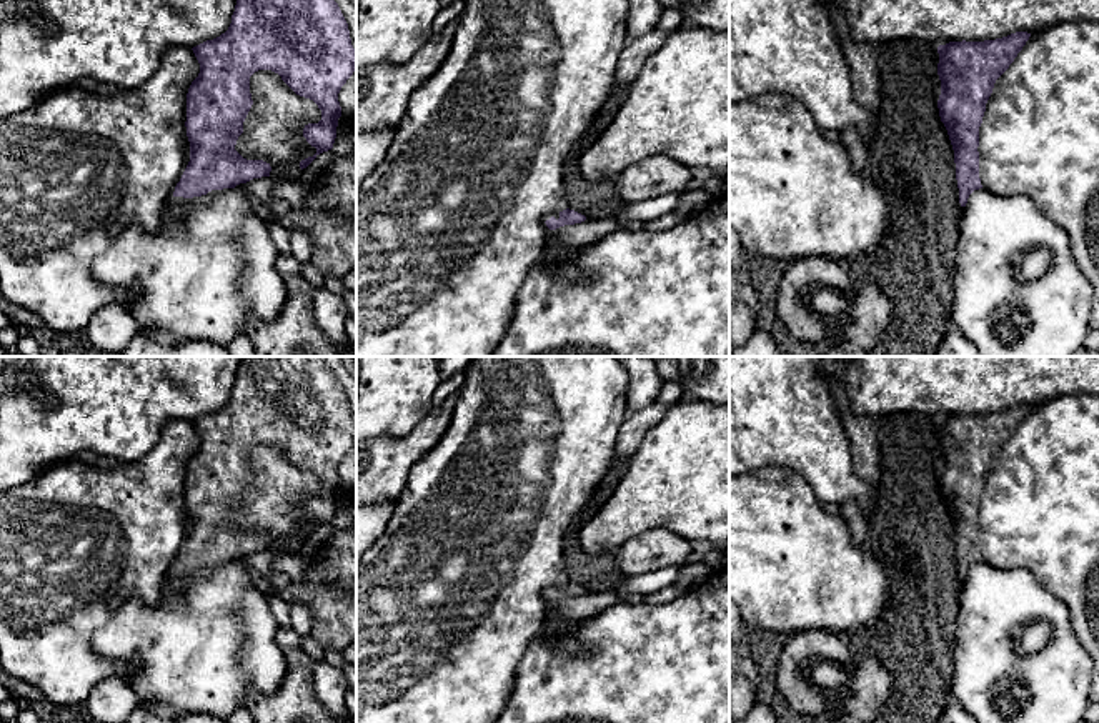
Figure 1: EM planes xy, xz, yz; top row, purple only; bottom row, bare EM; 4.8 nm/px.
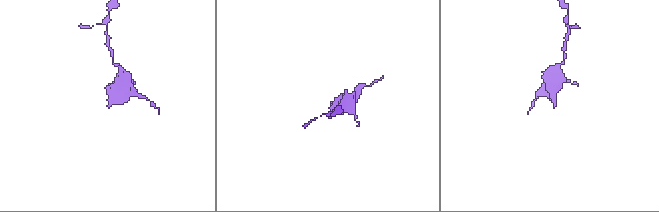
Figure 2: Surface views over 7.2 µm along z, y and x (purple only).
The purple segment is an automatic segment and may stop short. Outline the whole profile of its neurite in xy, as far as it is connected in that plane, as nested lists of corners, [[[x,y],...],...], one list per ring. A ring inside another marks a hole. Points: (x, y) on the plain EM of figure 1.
[[[243,357],[228,403],[191,423],[200,436],[200,446],[186,466],[190,535],[163,586],[167,598],[173,596],[172,581],[182,580],[186,571],[270,550],[270,536],[246,533],[235,523],[253,478],[250,450],[255,445],[278,446],[296,468],[313,473],[321,483],[321,493],[303,501],[303,510],[316,521],[313,530],[300,535],[303,543],[320,526],[333,521],[341,490],[338,466],[356,441],[348,396],[323,357]]]

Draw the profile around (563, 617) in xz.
[[[584,593],[550,603],[538,635],[546,636],[566,653],[579,653],[584,646],[573,638],[573,630],[618,601],[621,601],[618,593]]]

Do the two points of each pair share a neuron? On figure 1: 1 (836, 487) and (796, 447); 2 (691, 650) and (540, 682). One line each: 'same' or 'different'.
1: same
2: same

